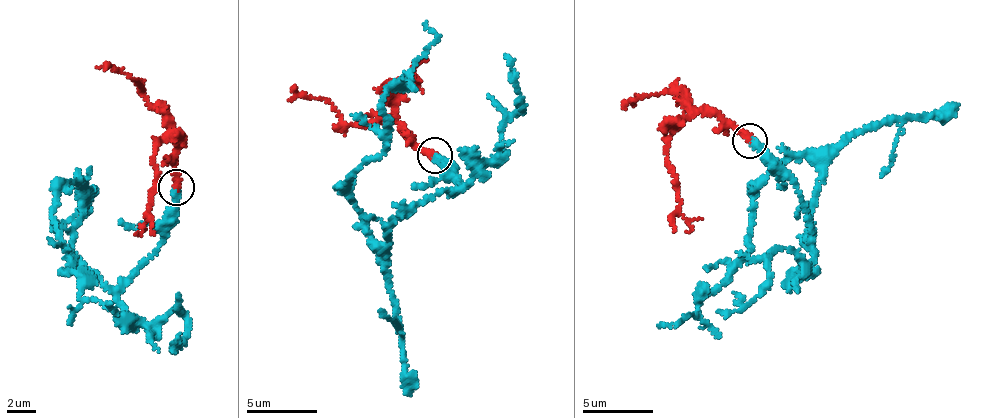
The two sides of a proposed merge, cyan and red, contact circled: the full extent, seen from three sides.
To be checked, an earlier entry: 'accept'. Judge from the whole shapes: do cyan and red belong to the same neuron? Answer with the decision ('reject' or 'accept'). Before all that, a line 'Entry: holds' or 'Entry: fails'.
Entry: holds
accept

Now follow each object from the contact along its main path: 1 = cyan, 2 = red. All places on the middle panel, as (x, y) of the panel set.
1: (434, 155), (463, 185), (395, 220), (384, 246), (348, 192), (390, 137), (383, 95), (434, 41), (426, 21)
2: (434, 155), (408, 135), (384, 87), (410, 78), (428, 60)

